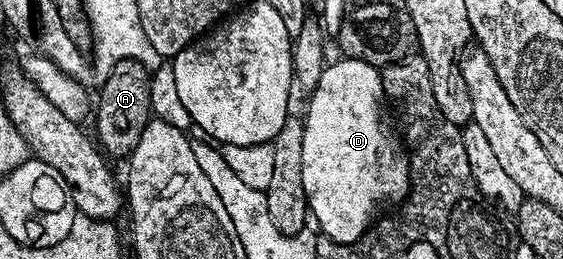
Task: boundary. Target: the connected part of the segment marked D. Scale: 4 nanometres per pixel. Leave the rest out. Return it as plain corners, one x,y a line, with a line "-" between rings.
341,57
339,61
333,66
332,63
325,65
318,84
310,92
312,103
308,106
308,115
304,114
302,118
302,187
305,189
307,209
320,225
319,233
336,242
356,243
367,235
364,233
367,232
372,217
383,206
388,206
391,202
403,203
408,197
408,170
404,170
404,157
408,151
384,115
386,99
380,70
353,58

